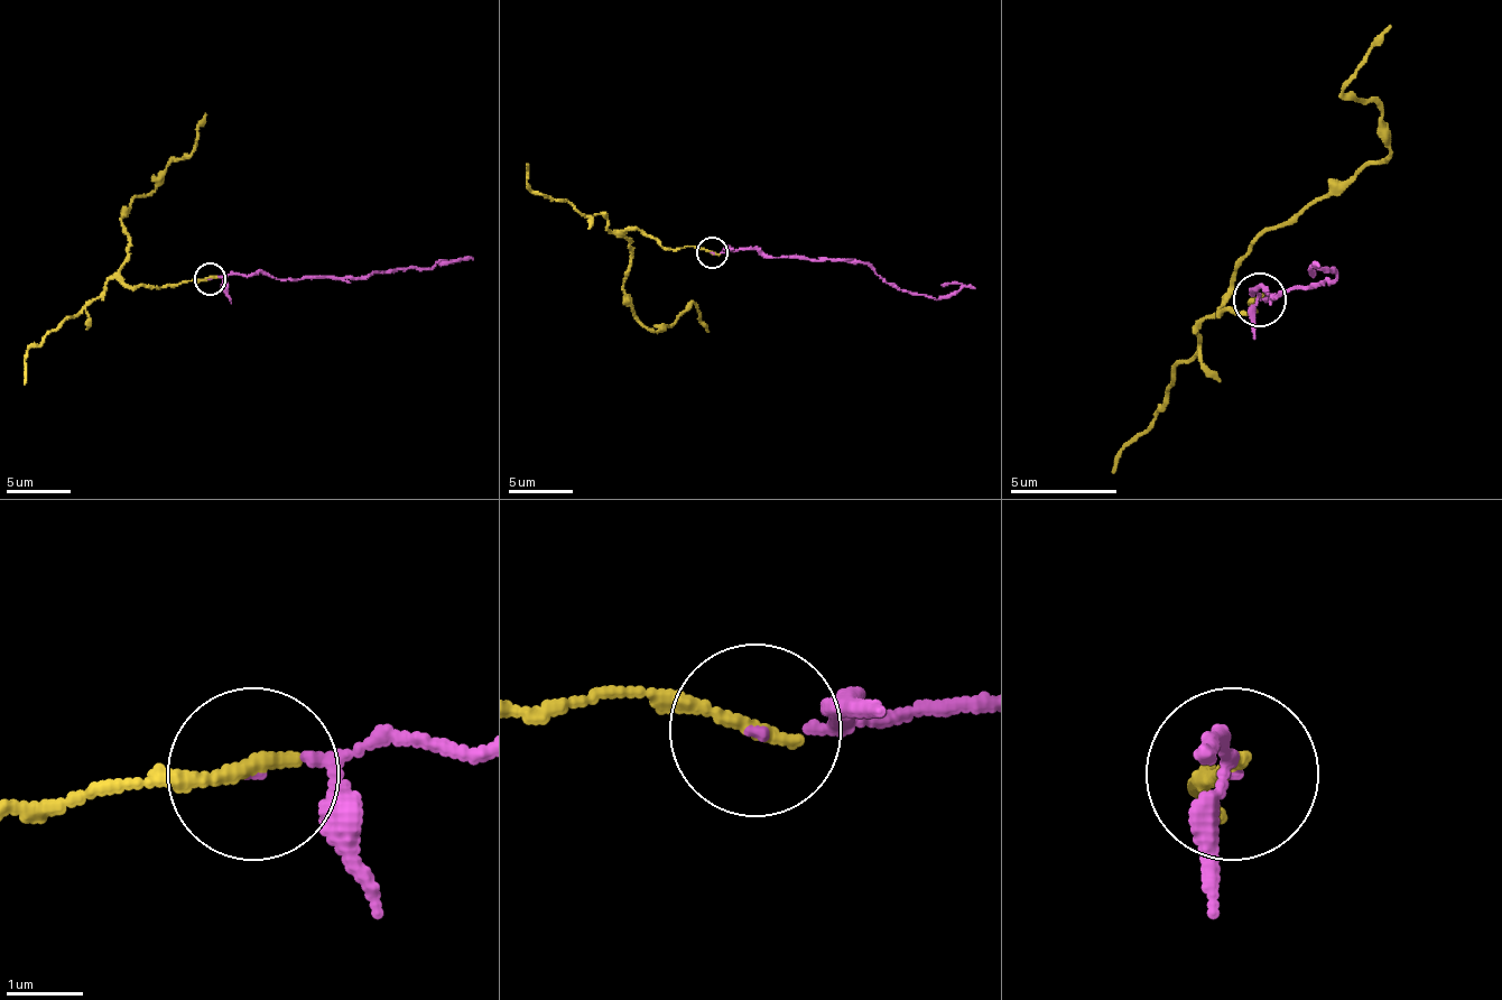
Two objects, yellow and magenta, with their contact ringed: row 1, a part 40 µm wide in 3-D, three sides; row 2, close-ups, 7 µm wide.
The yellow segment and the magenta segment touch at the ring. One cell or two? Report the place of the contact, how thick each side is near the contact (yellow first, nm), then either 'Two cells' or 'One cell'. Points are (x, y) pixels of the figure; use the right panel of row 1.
Place: (1259, 299). Thickness 220 nm (yellow) against 70 nm. One cell

